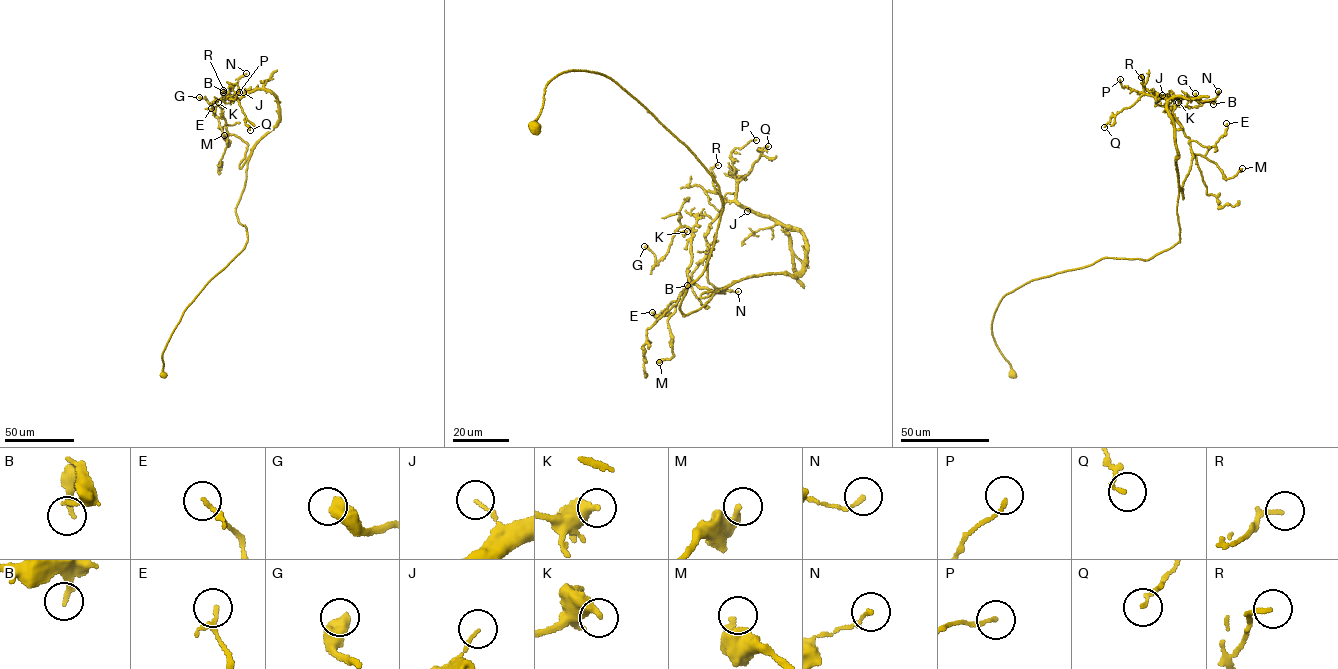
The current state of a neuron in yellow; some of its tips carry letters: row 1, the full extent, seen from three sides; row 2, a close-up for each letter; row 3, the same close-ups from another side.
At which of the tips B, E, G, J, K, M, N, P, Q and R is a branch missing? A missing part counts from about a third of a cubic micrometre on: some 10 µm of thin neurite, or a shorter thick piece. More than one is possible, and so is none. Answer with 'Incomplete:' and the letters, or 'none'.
Incomplete: none

